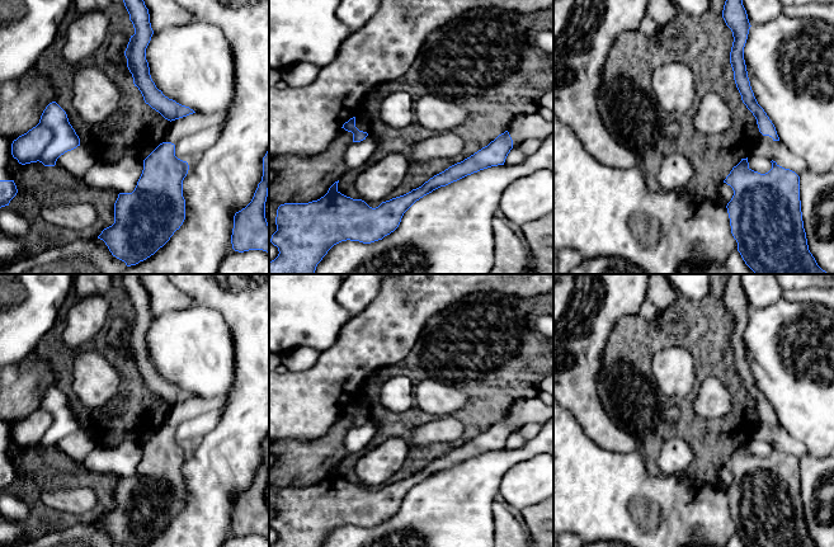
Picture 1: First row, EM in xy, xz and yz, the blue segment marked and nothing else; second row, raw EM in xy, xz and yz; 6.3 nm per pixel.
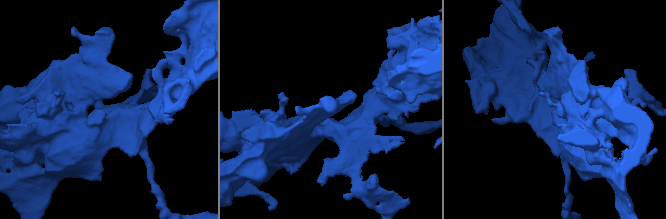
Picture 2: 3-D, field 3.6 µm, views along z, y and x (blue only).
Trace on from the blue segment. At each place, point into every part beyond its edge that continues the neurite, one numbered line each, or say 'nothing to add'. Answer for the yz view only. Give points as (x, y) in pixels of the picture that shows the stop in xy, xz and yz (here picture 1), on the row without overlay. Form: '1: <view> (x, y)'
nothing to add

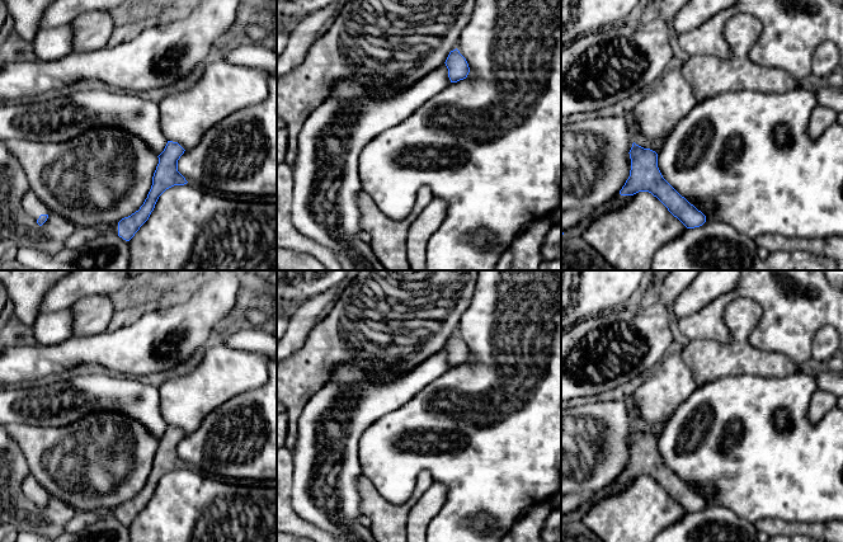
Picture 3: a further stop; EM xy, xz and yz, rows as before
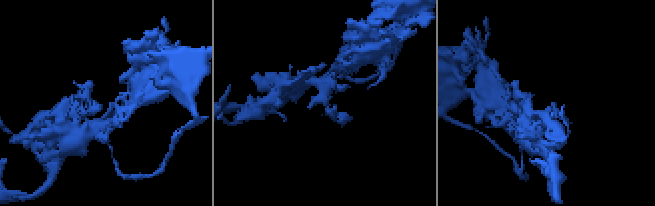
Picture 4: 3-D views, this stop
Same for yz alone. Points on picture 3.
1: yz (618, 485)

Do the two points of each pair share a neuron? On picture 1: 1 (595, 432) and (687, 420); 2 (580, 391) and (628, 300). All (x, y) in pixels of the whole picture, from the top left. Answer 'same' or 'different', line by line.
1: different
2: same

